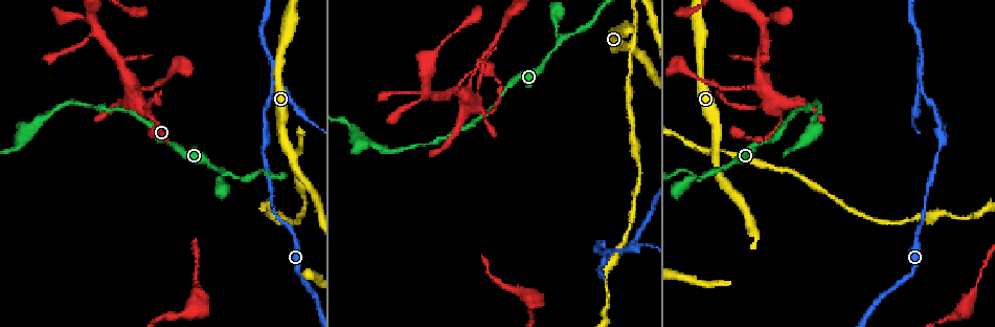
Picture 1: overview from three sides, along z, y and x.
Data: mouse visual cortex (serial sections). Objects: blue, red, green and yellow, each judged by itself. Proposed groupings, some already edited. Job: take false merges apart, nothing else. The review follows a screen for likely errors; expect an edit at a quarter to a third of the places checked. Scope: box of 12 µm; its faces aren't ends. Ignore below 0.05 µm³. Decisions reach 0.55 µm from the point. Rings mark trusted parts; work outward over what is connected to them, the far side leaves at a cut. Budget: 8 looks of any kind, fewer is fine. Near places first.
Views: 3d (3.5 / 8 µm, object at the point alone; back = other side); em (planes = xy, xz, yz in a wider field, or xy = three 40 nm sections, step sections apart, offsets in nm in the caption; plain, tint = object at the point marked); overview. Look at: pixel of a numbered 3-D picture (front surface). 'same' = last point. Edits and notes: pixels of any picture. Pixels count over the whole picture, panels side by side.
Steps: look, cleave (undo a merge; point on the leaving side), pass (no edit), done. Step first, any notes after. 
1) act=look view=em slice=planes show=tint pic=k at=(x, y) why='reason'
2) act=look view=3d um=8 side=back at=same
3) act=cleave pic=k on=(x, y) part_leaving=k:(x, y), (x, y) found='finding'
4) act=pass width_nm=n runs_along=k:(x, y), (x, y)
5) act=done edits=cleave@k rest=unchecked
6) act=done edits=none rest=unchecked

act=look view=3d um=3.5 side=back pic=1 at=(478, 107) why='sharp bend'

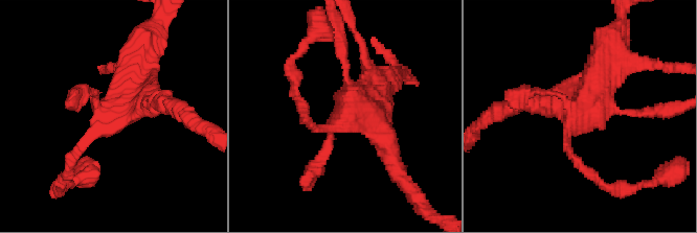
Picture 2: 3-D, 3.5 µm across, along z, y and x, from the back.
act=pass runs_along=2:(76, 156), (121, 108), (143, 49) found='all the same cell'

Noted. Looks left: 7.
act=look view=3d um=3.5 pic=1 at=(227, 173) why='two arms in line, one across'

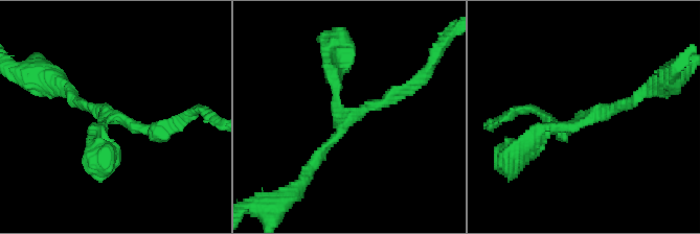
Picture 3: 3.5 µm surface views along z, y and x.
act=look view=em slice=xy step=3 show=tint pic=3 at=(593, 116) arms=3 arm_widths_nm=150,150,200

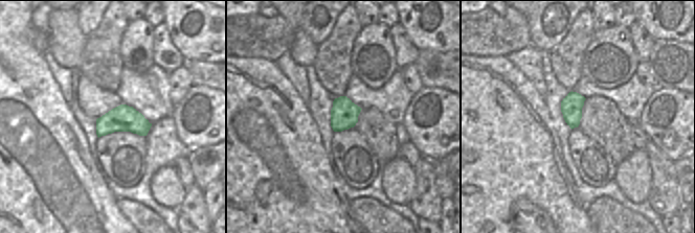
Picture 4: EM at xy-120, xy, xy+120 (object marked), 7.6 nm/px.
act=pass runs_along=3:(642, 93), (533, 138) found='one cell here'

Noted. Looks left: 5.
act=look view=3d um=8 pic=1 at=(762, 24)

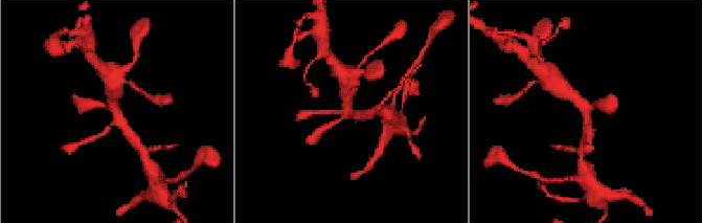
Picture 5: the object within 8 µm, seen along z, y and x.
act=look view=3d um=3.5 pic=5 at=(348, 111)

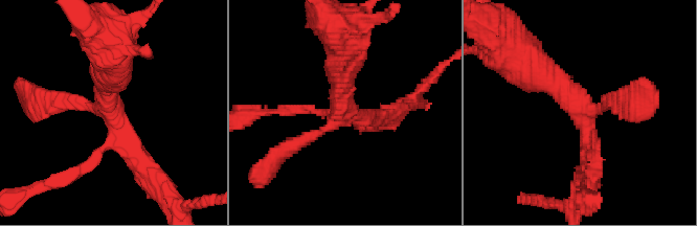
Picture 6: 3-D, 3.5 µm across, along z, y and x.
act=pass runs_along=6:(588, 177), (585, 121), (535, 73) found='continuous, no second cell'

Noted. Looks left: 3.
act=done edits=none rest=unchecked

